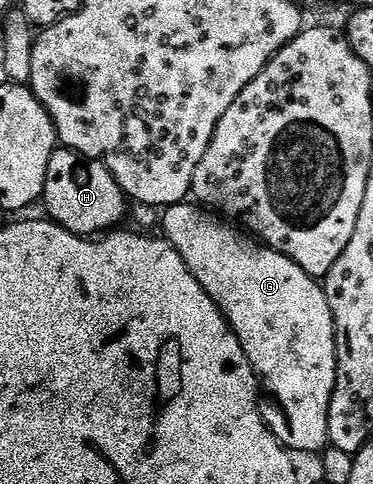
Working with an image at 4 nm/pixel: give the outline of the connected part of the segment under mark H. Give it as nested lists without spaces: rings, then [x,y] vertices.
[[[58,147],[47,163],[43,206],[50,218],[67,231],[92,238],[116,230],[125,217],[127,198],[104,161],[90,161],[73,149]]]

